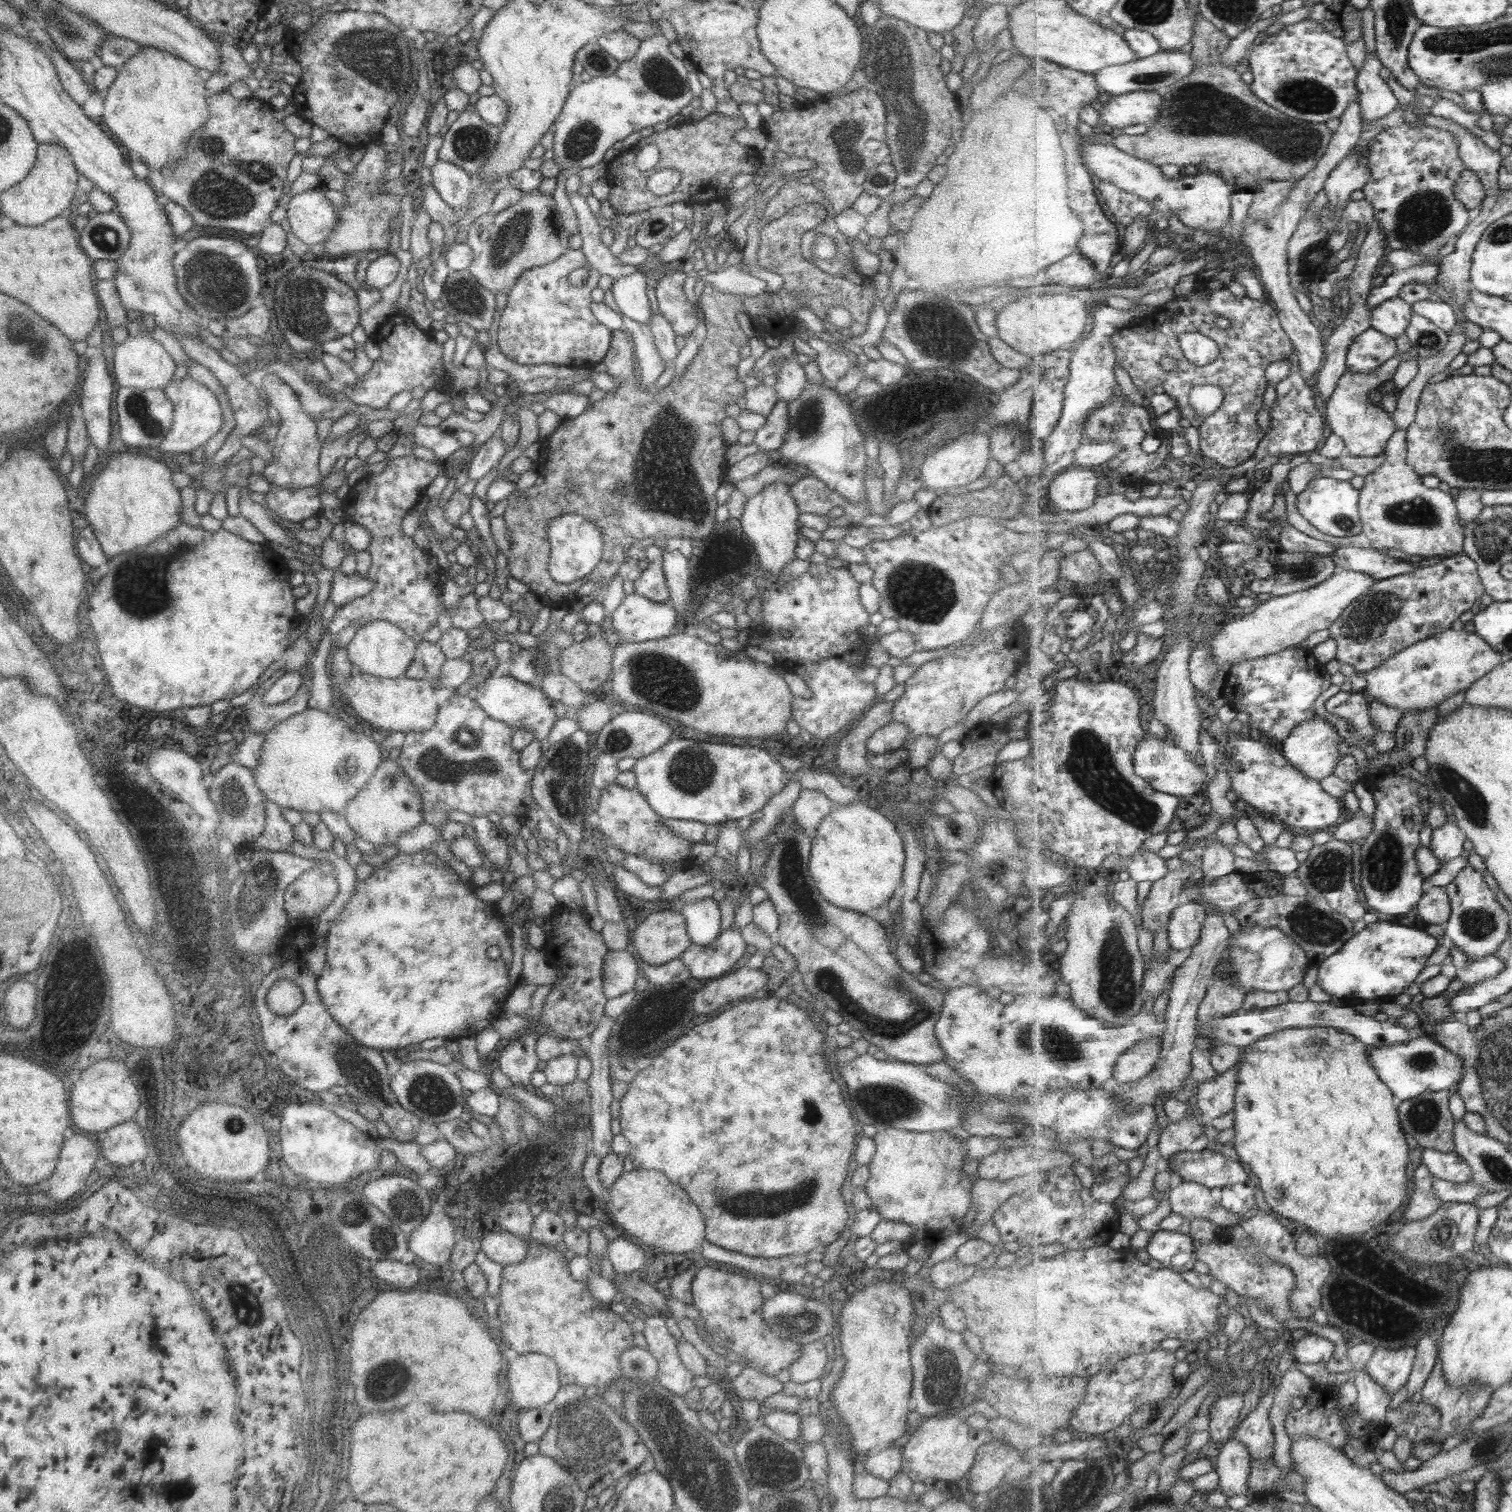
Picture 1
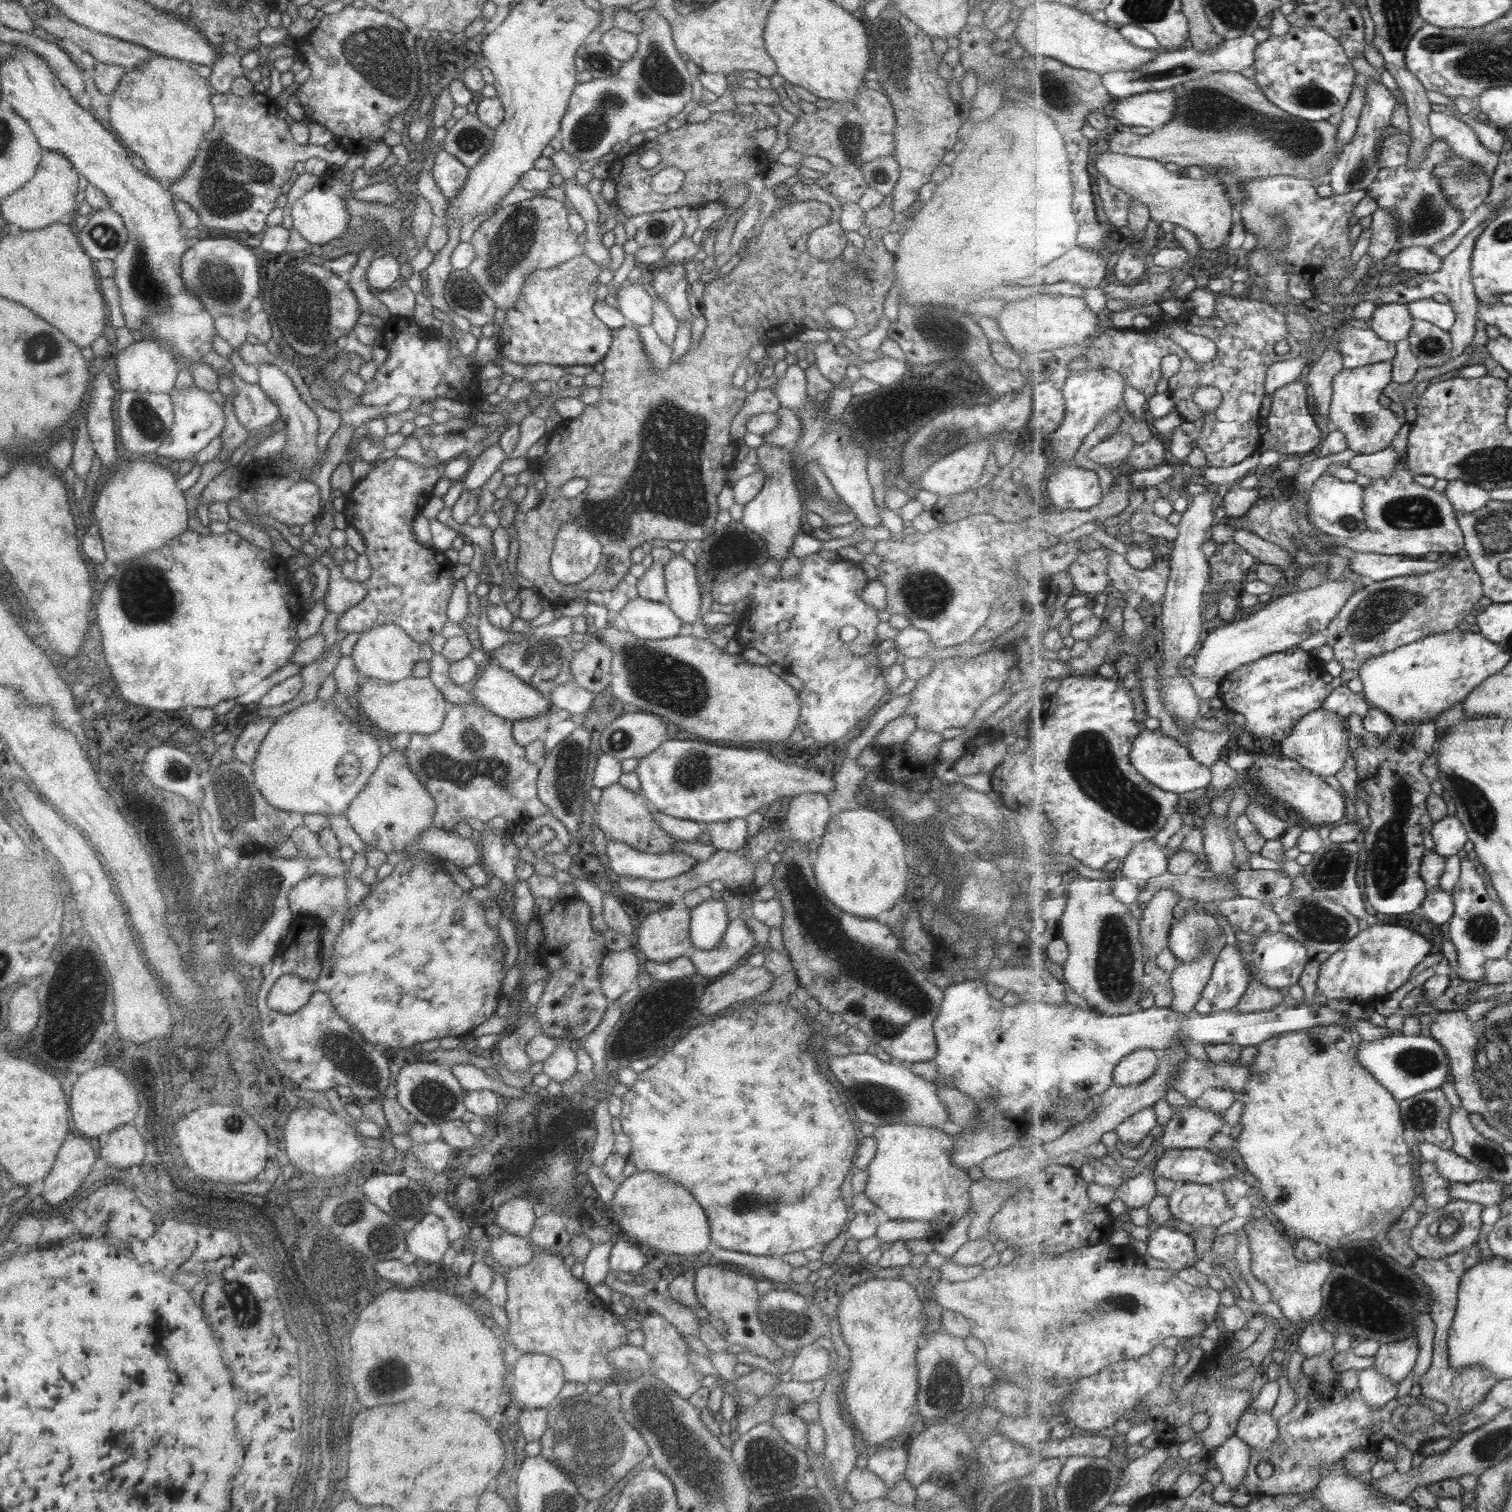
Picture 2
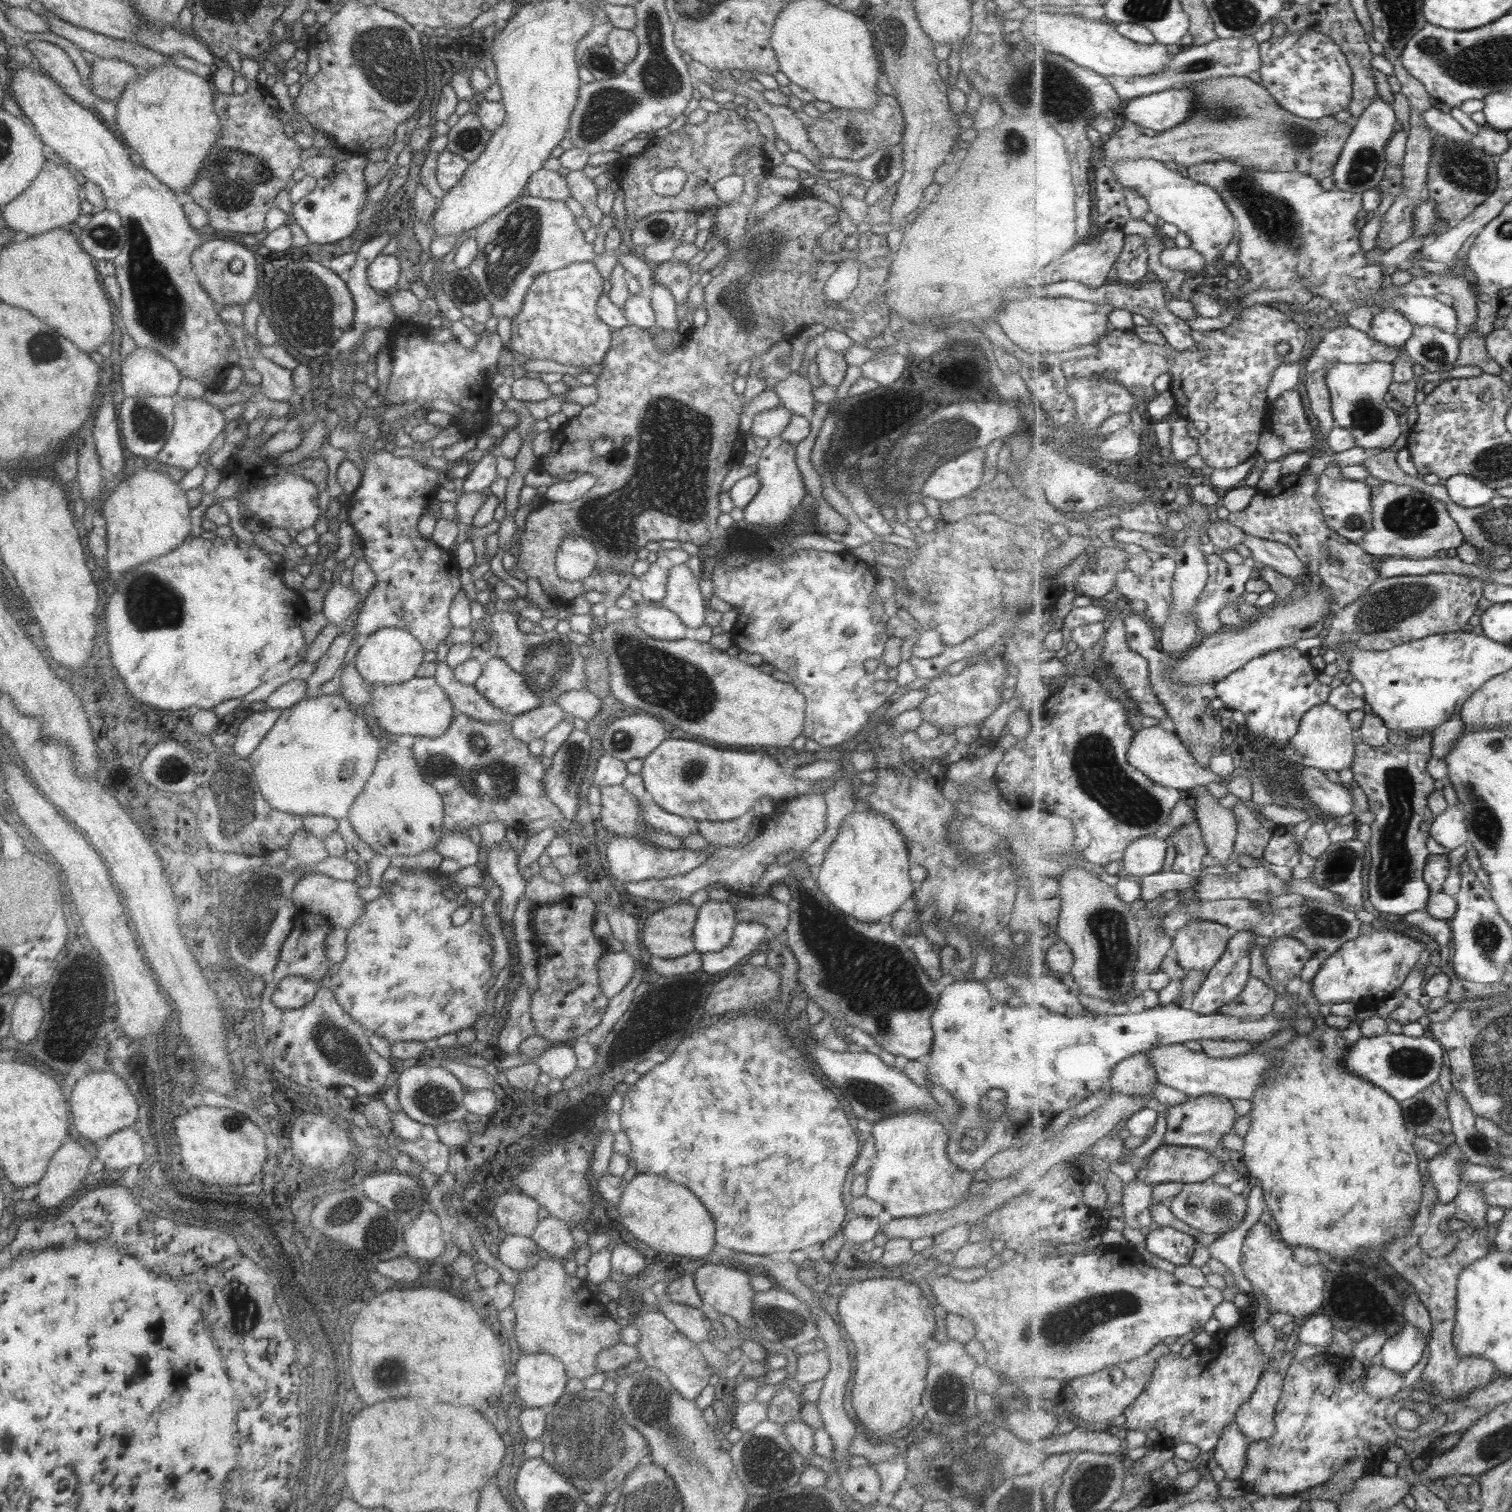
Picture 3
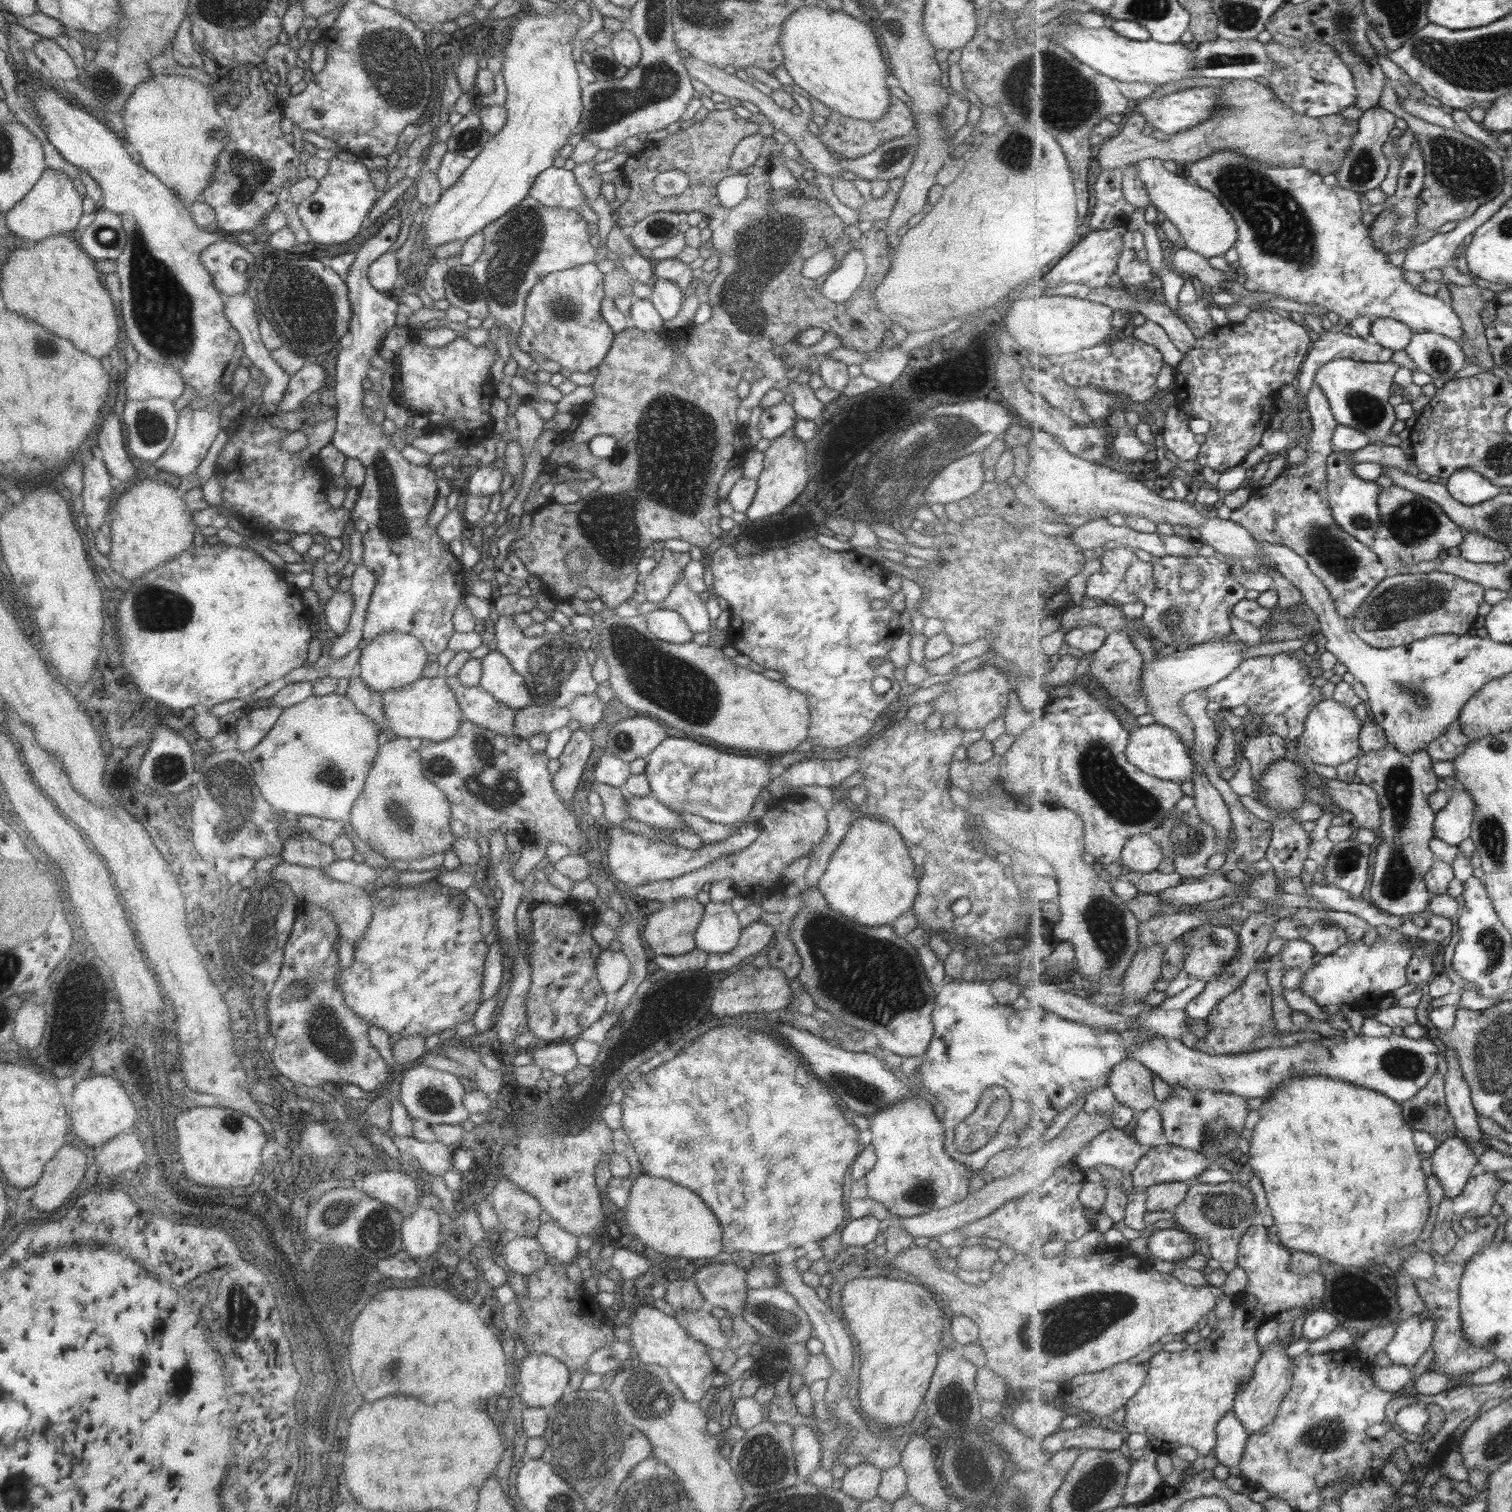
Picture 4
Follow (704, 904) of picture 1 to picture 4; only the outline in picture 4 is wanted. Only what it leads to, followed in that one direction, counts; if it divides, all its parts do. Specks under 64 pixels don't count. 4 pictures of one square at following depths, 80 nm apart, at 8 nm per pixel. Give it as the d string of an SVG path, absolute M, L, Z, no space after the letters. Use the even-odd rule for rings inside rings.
M708 901L693 934L694 946L707 954L724 954L737 945L739 931L741 927L730 901Z

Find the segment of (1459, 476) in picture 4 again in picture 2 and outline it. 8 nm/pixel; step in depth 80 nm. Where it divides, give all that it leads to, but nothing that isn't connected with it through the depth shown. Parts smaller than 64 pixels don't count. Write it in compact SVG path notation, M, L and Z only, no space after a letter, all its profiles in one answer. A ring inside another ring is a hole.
M1463 480L1448 482L1445 490L1445 494L1453 503L1453 507L1457 512L1463 512L1463 514L1473 514L1477 510L1486 508L1491 502L1489 492L1477 484L1469 484Z

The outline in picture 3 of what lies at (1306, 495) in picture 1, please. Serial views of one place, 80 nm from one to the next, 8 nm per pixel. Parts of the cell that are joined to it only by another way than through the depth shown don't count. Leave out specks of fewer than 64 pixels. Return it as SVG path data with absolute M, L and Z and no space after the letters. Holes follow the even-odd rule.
M1329 464L1324 475L1319 478L1317 498L1320 499L1327 526L1331 526L1341 537L1347 537L1353 542L1361 542L1365 535L1373 530L1373 487L1365 482L1347 480L1341 472L1343 468L1337 464Z

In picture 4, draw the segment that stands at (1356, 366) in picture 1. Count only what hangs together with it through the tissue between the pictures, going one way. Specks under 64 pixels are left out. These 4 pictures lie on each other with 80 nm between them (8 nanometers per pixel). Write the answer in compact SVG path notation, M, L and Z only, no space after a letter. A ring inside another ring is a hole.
M1324 331L1318 335L1308 356L1304 360L1300 376L1298 396L1304 398L1314 385L1317 371L1329 361L1336 358L1350 358L1359 362L1389 362L1393 351L1377 344L1372 339L1350 336L1343 332Z

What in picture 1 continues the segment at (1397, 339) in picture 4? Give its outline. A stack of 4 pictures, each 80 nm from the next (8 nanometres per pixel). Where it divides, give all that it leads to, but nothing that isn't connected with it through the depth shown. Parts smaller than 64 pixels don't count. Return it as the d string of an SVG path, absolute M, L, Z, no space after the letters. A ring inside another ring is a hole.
M1399 296L1382 302L1372 310L1372 327L1391 338L1405 336L1415 313L1412 305Z

